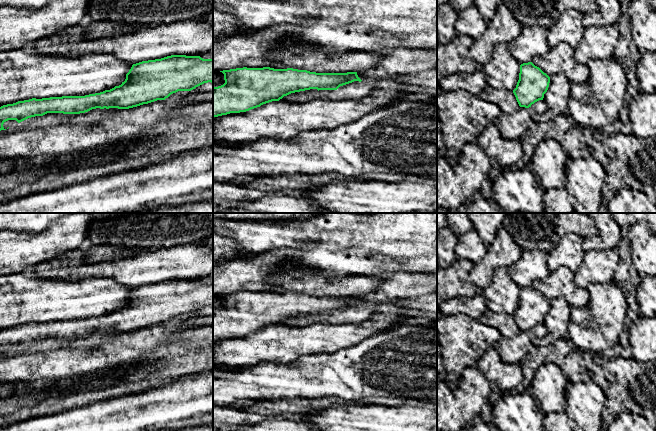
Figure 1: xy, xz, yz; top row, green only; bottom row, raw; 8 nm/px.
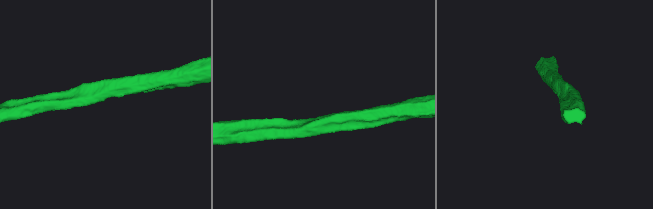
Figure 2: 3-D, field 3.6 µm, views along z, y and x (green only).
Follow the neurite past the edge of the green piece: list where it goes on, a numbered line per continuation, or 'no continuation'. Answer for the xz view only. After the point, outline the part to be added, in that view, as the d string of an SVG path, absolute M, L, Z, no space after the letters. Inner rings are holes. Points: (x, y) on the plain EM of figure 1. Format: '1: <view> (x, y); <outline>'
no continuation

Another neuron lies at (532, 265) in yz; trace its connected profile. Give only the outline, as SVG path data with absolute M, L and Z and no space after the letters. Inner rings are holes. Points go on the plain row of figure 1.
M523 250L520 259L508 267L507 271L519 287L528 287L550 273L547 260L548 255L544 251Z

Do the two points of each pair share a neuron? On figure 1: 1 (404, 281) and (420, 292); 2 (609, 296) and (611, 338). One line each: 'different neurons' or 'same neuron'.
1: same neuron
2: same neuron

